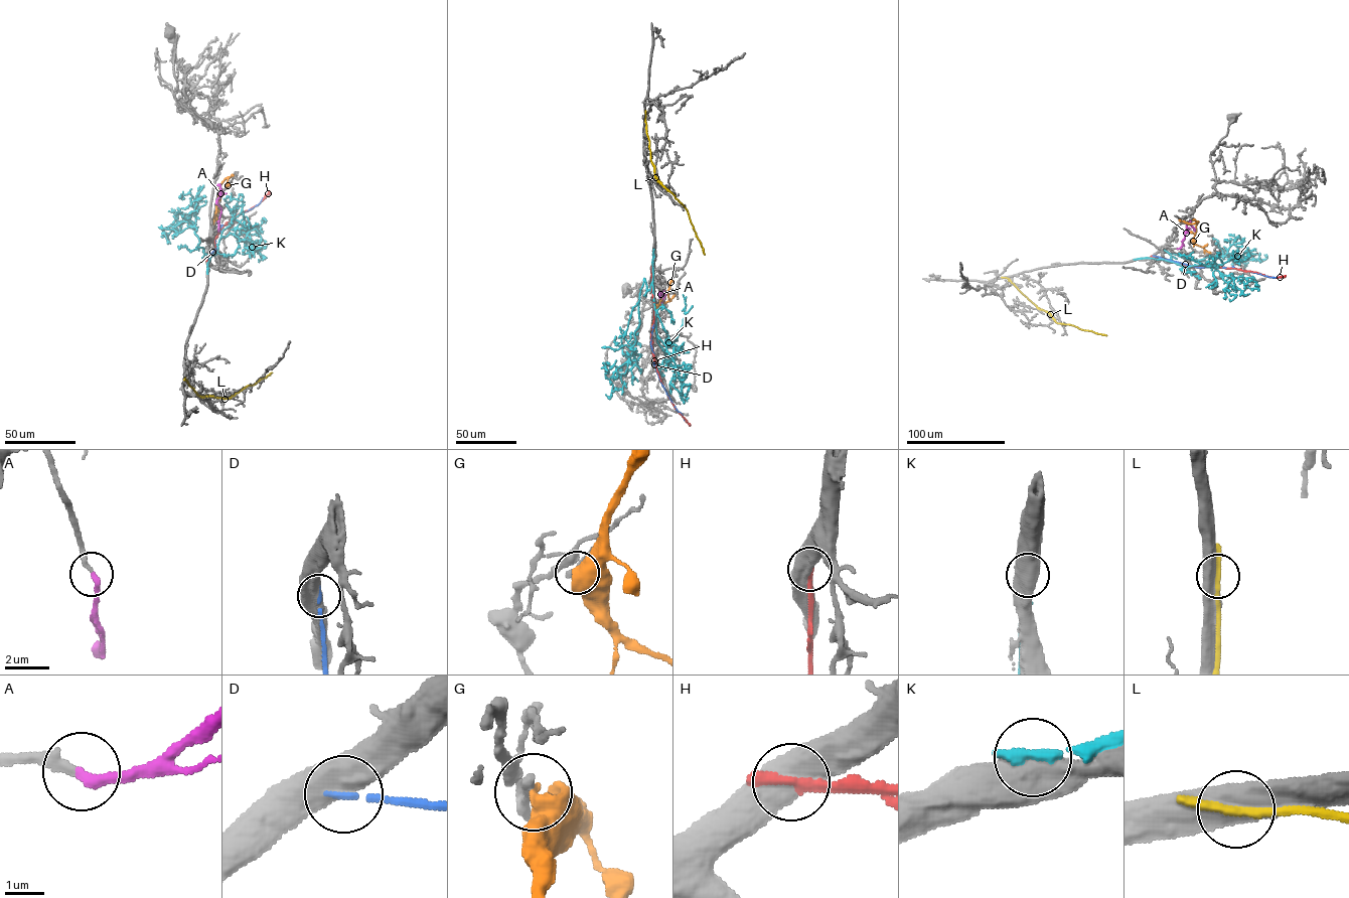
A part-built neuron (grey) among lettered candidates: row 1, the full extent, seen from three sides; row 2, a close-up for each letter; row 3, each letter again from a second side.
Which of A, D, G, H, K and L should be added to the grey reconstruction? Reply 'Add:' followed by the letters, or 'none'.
Add: A

